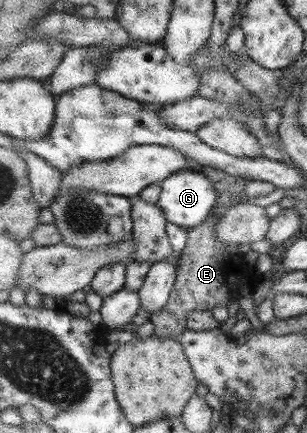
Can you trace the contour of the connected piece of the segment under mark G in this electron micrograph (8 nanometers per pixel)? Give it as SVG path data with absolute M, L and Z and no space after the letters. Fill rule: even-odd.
M190 168L173 173L169 178L162 181L162 185L162 193L156 205L161 207L168 218L168 222L177 224L187 231L204 224L210 214L214 212L218 198L220 198L214 182L202 171L195 171Z

